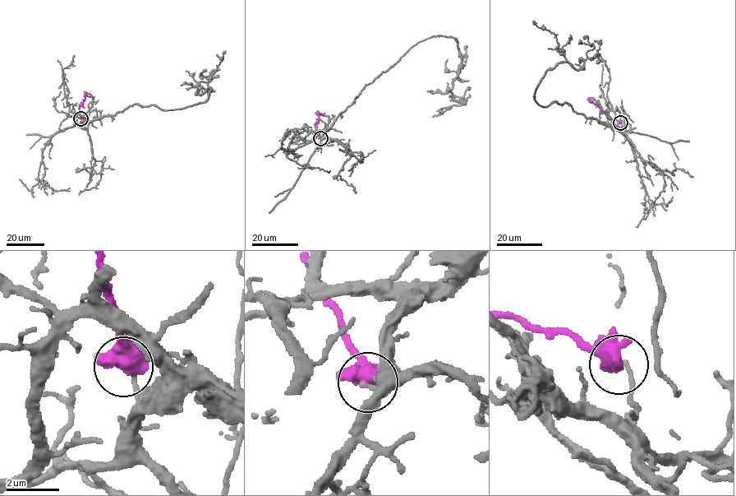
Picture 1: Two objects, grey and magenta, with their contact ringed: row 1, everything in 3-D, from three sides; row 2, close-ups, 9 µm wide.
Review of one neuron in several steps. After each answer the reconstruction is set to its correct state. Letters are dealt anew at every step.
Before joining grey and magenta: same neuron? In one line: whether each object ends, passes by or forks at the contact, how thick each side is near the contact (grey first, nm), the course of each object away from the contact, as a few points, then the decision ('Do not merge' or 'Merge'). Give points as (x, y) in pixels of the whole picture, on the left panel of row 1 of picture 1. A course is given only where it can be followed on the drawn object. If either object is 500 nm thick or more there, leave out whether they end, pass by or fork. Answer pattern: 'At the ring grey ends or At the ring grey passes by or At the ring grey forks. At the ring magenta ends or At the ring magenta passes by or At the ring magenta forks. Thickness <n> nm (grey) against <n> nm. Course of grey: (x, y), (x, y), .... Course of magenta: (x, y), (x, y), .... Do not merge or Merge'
At the ring grey ends. At the ring magenta forks. Thickness 160 nm (grey) against 480 nm. Course of grey: (80, 118), (137, 104), (166, 110), (204, 102), (211, 88), (200, 95), (201, 87), (209, 90), (185, 71). Course of magenta: (80, 118), (80, 105), (85, 95), (90, 97). Do not merge

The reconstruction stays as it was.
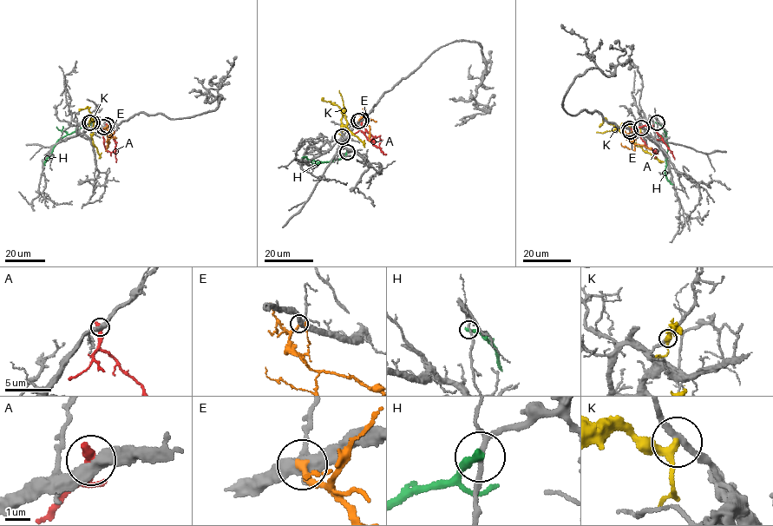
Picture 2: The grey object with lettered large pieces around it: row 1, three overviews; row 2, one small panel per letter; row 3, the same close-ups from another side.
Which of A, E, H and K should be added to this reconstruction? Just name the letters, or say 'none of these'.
E

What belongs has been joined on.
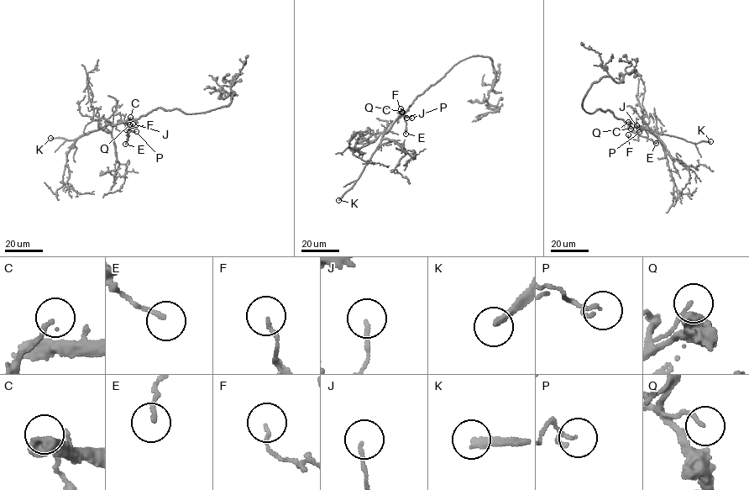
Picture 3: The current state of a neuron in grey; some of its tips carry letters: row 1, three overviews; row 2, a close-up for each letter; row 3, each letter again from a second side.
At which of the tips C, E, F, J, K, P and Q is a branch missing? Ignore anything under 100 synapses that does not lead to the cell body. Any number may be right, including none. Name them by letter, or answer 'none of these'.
K

